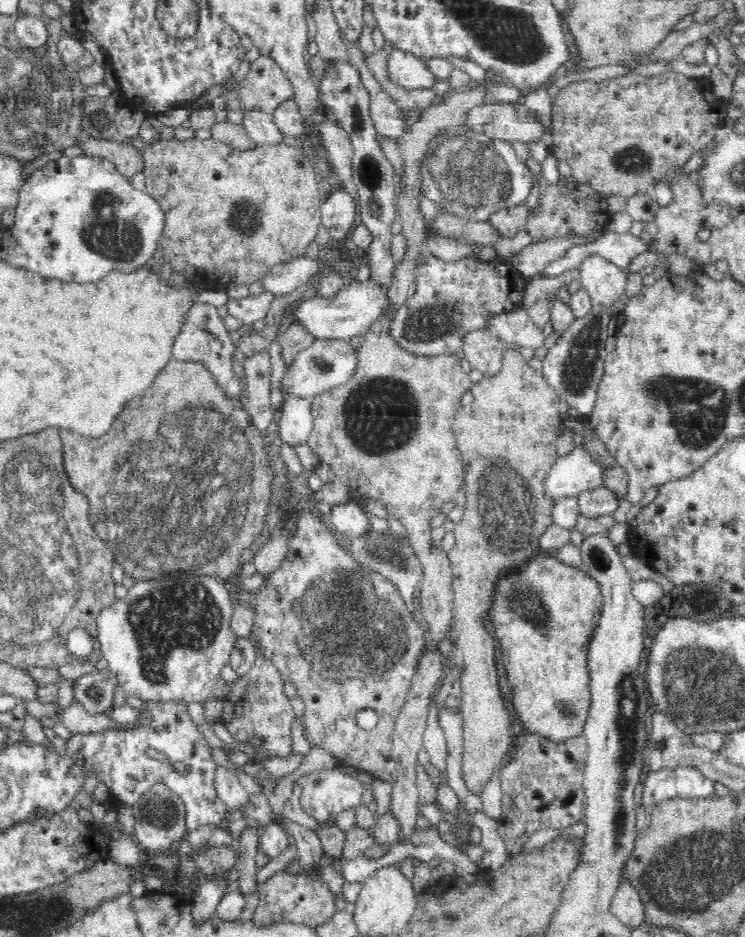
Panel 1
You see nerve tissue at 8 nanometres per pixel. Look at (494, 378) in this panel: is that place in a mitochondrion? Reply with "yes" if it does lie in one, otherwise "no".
no

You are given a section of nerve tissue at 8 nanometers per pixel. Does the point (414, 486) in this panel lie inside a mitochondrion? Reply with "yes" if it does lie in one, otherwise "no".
no

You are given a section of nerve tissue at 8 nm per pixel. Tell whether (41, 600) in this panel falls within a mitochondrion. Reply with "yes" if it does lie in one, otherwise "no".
yes

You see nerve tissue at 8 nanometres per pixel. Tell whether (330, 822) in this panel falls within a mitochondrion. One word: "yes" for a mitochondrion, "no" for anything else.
no

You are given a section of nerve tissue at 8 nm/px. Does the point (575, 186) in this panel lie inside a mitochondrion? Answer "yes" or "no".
no

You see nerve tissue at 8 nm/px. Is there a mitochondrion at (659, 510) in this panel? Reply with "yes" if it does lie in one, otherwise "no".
no

